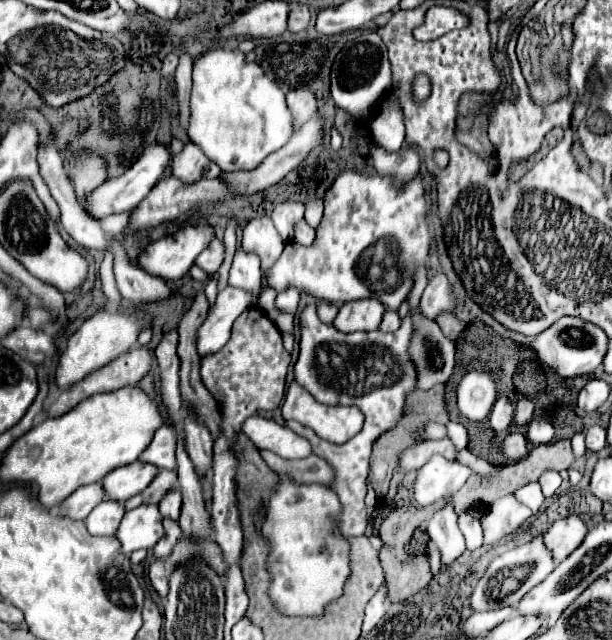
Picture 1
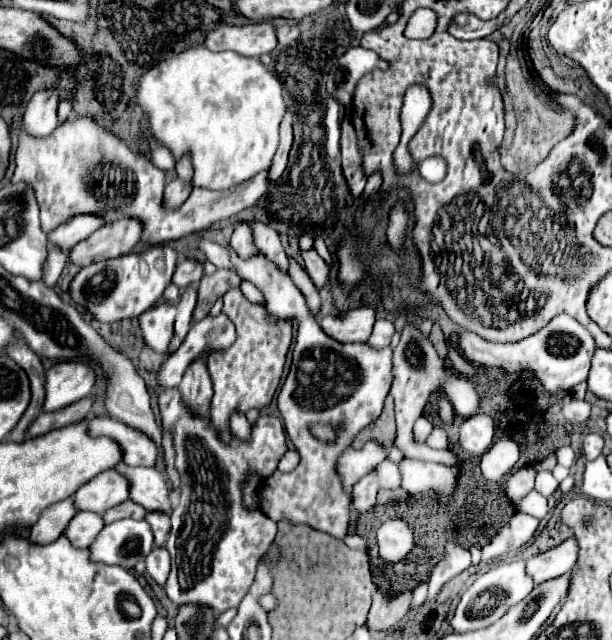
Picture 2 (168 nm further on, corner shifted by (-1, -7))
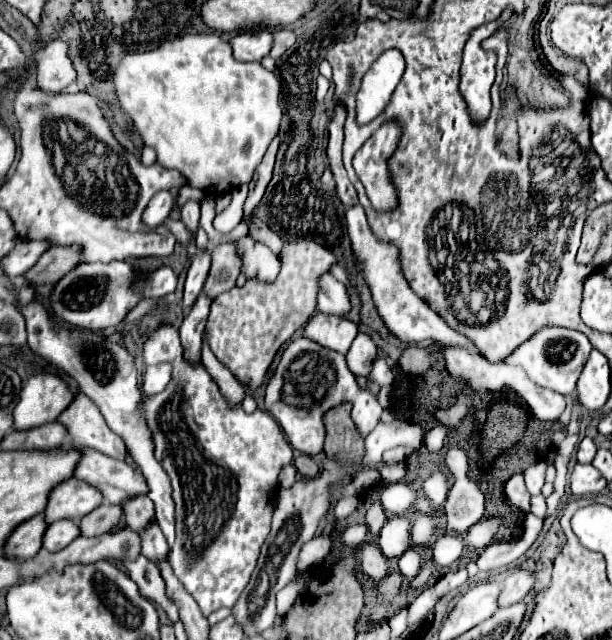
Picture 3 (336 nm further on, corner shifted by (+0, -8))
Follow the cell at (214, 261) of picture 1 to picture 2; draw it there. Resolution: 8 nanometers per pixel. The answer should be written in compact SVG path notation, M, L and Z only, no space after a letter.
M184 259L176 267L172 283L178 285L178 287L186 287L190 283L200 283L202 275L204 275L204 265L200 261L196 261L196 259Z

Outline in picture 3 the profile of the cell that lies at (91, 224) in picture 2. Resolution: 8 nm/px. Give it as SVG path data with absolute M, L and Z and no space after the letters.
M21 240L19 246L15 246L9 252L9 258L5 258L5 262L1 262L1 268L5 270L5 274L9 274L9 278L21 276L25 274L25 270L29 270L33 266L33 262L39 260L39 256L49 248L47 242L33 242L33 240Z

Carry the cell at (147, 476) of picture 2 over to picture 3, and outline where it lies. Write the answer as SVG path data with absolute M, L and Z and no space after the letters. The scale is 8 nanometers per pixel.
M65 438L65 446L61 450L79 450L81 458L75 466L73 478L89 482L93 488L101 490L103 498L107 502L125 502L131 496L147 494L147 482L139 474L139 470L133 470L121 460L113 460L97 450L75 446L69 438Z

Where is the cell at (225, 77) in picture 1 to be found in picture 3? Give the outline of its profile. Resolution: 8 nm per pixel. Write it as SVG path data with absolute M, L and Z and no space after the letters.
M187 34L187 36L181 36L181 38L169 40L169 42L163 42L155 50L129 52L117 64L117 68L113 70L111 78L113 78L113 86L115 86L117 98L121 102L121 108L131 116L131 120L137 126L141 138L145 140L145 146L151 146L151 148L157 150L157 162L163 168L175 168L175 170L179 170L187 178L187 184L189 186L199 188L199 190L203 190L207 194L217 194L219 196L219 194L231 192L233 188L237 188L241 184L249 184L251 178L253 178L253 172L255 172L257 164L261 162L261 158L263 158L263 154L267 150L267 146L271 144L271 140L279 132L279 124L281 124L281 116L283 116L283 110L281 110L281 82L279 82L279 78L273 72L265 70L257 62L237 62L231 56L229 42L223 40L217 34Z

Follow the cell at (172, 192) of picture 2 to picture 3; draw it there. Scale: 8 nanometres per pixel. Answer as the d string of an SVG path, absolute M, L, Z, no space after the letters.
M157 192L149 200L149 204L147 204L145 214L143 214L141 220L145 222L145 226L155 226L157 228L171 214L173 206L175 206L175 198L169 192Z

